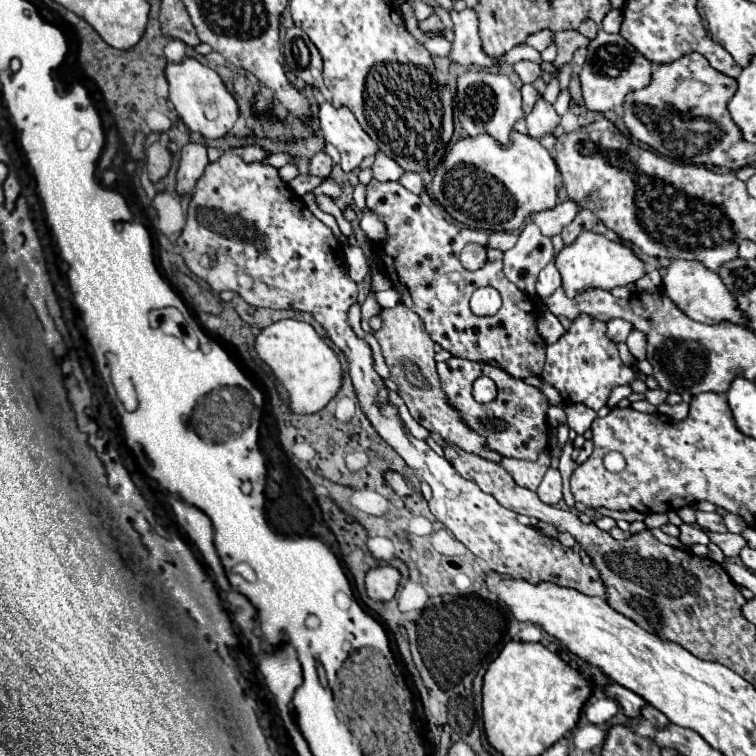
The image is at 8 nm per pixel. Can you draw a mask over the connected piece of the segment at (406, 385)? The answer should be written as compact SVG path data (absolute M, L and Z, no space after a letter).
M398 304L396 308L390 310L382 310L382 328L378 332L374 332L376 340L382 346L382 354L384 360L390 368L390 378L396 382L398 390L400 390L400 398L406 402L412 418L422 424L426 430L440 434L444 440L460 446L466 452L478 454L484 460L492 460L492 462L500 462L502 456L494 450L486 448L486 438L478 432L474 432L464 420L460 410L456 410L454 406L450 406L448 398L442 392L438 374L436 374L436 362L434 362L434 342L428 336L428 332L424 332L424 322L420 320L420 316L416 316L410 308L406 308L404 304Z

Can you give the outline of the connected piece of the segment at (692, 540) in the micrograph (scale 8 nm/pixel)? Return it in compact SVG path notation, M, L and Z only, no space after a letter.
M682 524L680 526L680 542L686 546L686 548L692 548L694 544L704 544L708 546L710 544L710 538L706 536L706 532L698 526L690 526L690 524Z

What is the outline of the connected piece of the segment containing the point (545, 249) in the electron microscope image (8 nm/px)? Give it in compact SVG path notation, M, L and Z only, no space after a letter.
M526 224L516 246L504 252L504 274L528 296L536 294L540 270L554 260L552 240L546 238L536 224Z

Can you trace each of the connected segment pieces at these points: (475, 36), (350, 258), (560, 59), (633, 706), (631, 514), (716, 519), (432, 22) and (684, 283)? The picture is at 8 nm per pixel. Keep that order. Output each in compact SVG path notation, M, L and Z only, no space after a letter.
M472 8L450 14L454 20L454 48L450 58L462 66L480 66L480 68L496 68L500 66L500 56L490 56L482 48L480 32L478 32L478 14Z
M346 246L344 248L344 260L346 260L346 270L350 274L350 278L358 284L368 276L368 260L362 252L362 248L358 246Z
M562 30L562 32L556 32L554 40L556 40L556 44L558 44L557 57L554 63L559 69L572 62L574 52L576 52L578 48L587 47L588 42L590 42L588 38L580 36L580 32L576 30Z
M610 682L610 686L606 688L606 694L608 694L608 698L614 698L614 700L622 706L624 714L626 714L630 720L642 718L642 708L644 708L646 702L644 702L640 696L636 696L634 692L628 692L626 688L620 688L620 684L612 684L612 682Z
M600 508L598 512L600 512L602 516L608 516L608 517L614 518L616 521L625 520L629 523L632 523L634 521L644 521L646 517L645 514L642 514L635 510L613 511L613 510L604 510L604 508Z
M696 510L696 522L698 522L698 526L702 526L706 530L726 532L724 520L722 520L722 516L718 512L702 512L702 510Z
M432 14L432 16L428 16L426 20L418 22L418 28L420 28L426 36L430 36L430 38L442 36L442 32L444 32L444 24L442 24L442 20L440 20L438 14Z
M672 260L662 278L662 286L664 286L664 292L670 296L670 300L682 312L686 312L692 320L706 322L706 324L720 324L720 322L732 322L732 324L740 324L740 326L750 324L748 314L742 308L738 308L736 298L728 292L728 288L720 280L720 276L716 272L704 268L704 264L700 264L696 260Z

